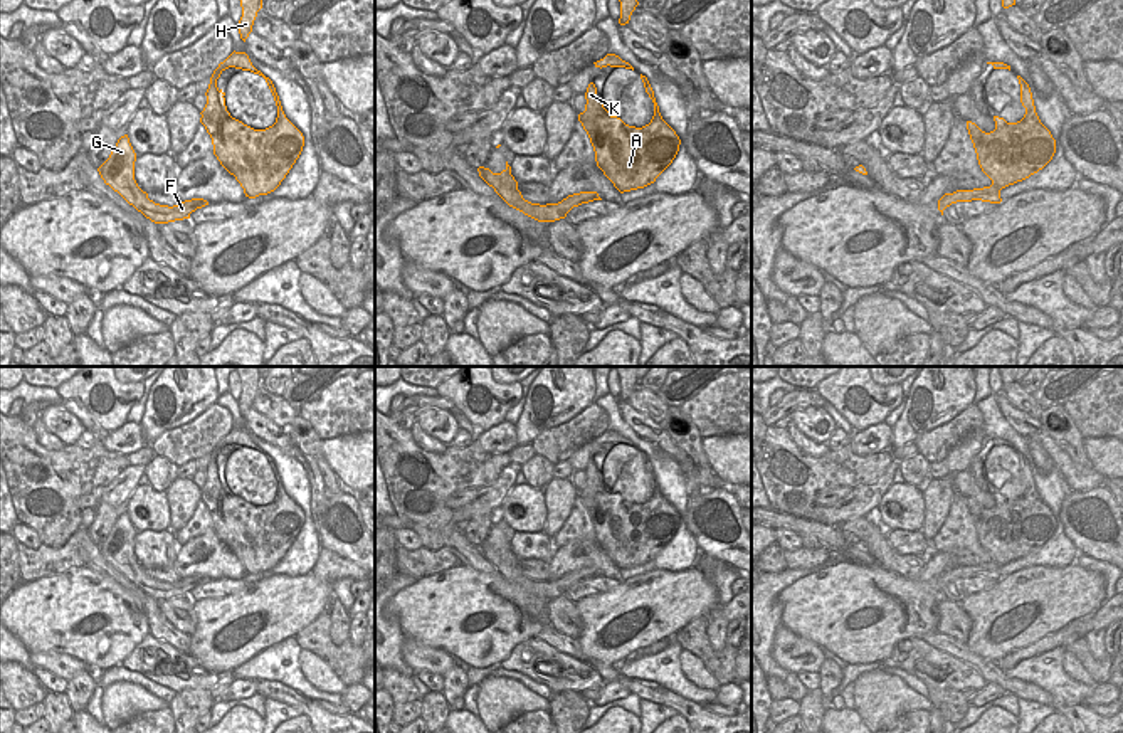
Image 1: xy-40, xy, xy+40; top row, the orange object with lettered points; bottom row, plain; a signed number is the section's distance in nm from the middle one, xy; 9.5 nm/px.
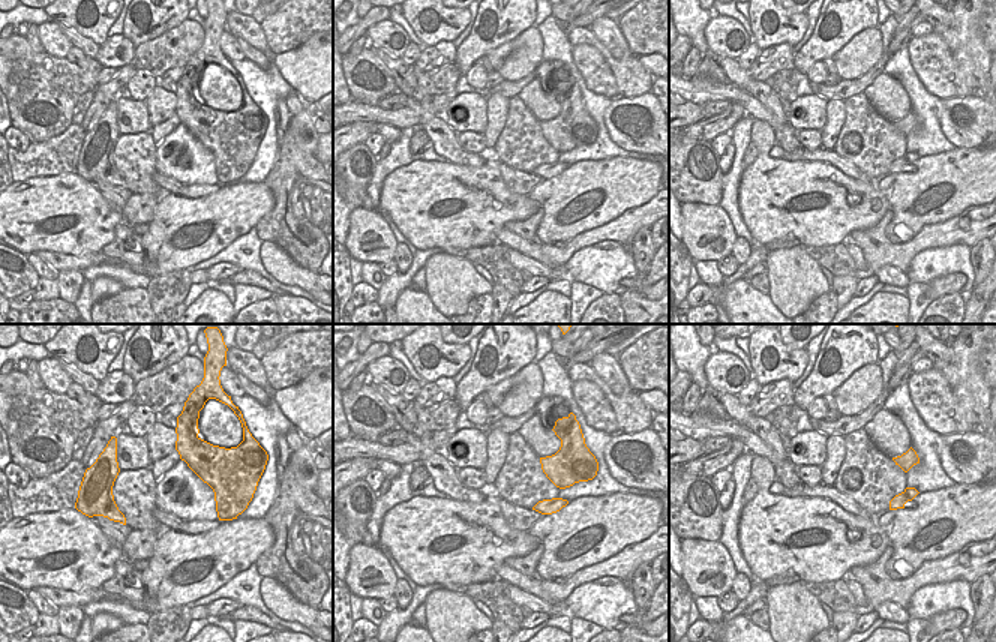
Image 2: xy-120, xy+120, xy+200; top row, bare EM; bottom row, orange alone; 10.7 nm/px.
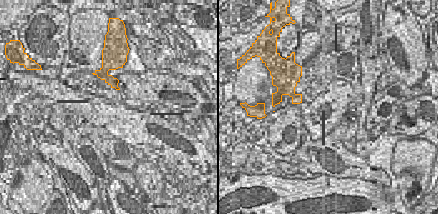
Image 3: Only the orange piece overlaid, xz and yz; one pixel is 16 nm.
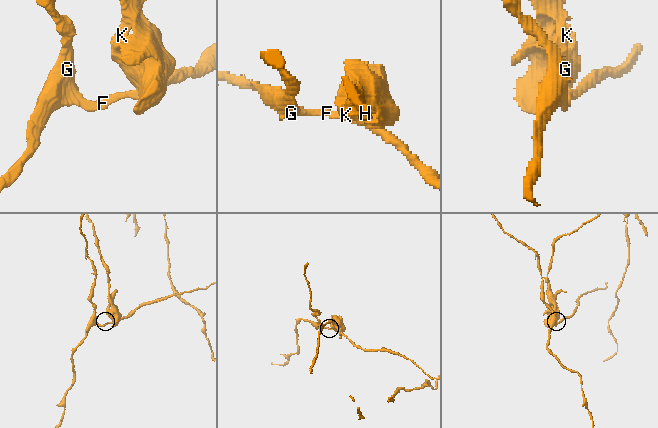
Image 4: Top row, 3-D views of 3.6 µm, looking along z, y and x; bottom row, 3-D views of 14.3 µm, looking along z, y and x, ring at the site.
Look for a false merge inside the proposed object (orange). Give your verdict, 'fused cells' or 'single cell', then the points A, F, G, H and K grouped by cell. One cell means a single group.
fused cells | A H K / F G

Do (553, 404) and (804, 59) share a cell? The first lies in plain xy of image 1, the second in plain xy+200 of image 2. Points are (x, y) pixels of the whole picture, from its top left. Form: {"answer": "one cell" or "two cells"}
{"answer": "one cell"}

